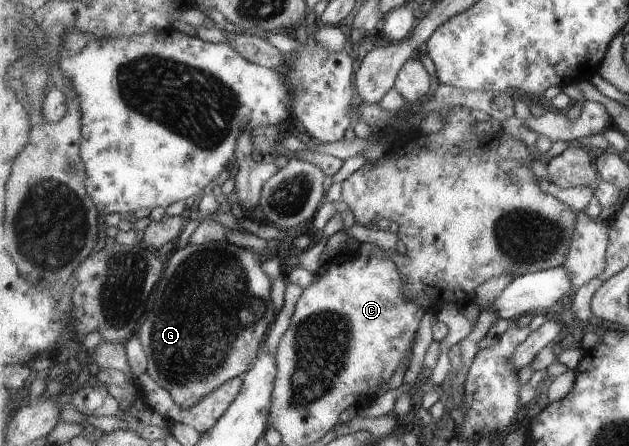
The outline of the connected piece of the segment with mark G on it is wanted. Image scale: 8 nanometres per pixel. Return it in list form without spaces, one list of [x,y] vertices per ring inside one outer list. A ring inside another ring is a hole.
[[[226,241],[175,248],[165,260],[165,270],[155,293],[152,310],[137,336],[149,359],[147,372],[184,409],[194,407],[221,385],[248,373],[257,360],[258,352],[263,349],[277,312],[276,305],[272,304],[272,273],[262,269],[258,256],[252,249]],[[256,301],[266,301],[268,313],[260,313],[260,317],[256,317]]]

